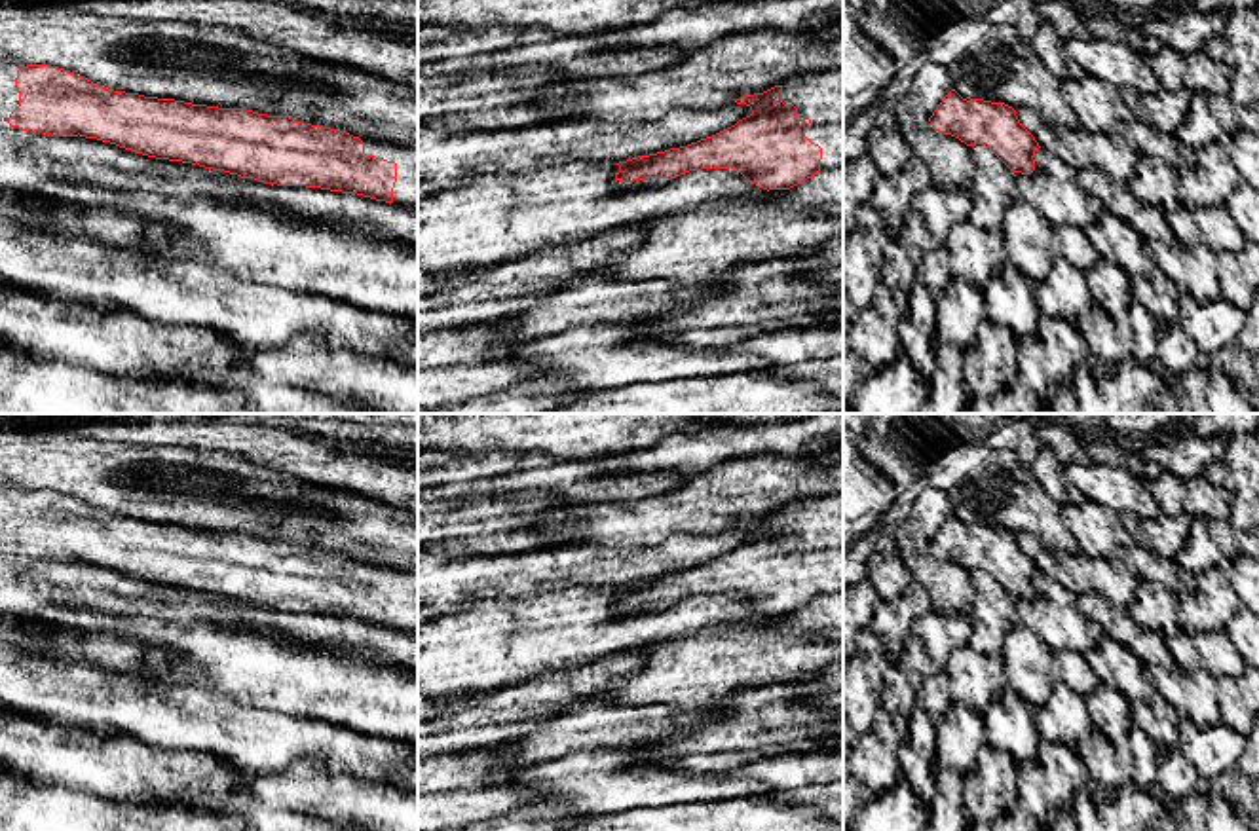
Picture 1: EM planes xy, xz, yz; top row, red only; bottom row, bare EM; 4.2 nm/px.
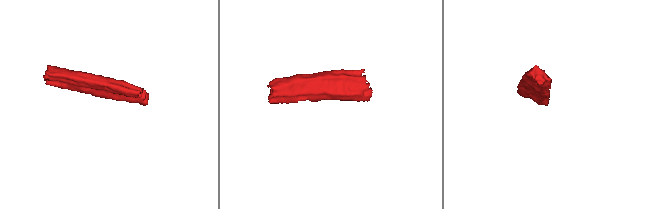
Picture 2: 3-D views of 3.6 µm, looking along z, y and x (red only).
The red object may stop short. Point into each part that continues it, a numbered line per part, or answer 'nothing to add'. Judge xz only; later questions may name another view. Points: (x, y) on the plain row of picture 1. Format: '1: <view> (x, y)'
1: xz (819, 522)
2: xz (621, 628)

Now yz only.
1: yz (1047, 613)

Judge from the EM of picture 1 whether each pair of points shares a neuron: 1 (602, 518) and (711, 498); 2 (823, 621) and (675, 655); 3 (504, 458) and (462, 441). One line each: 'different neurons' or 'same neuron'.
1: same neuron
2: same neuron
3: different neurons

